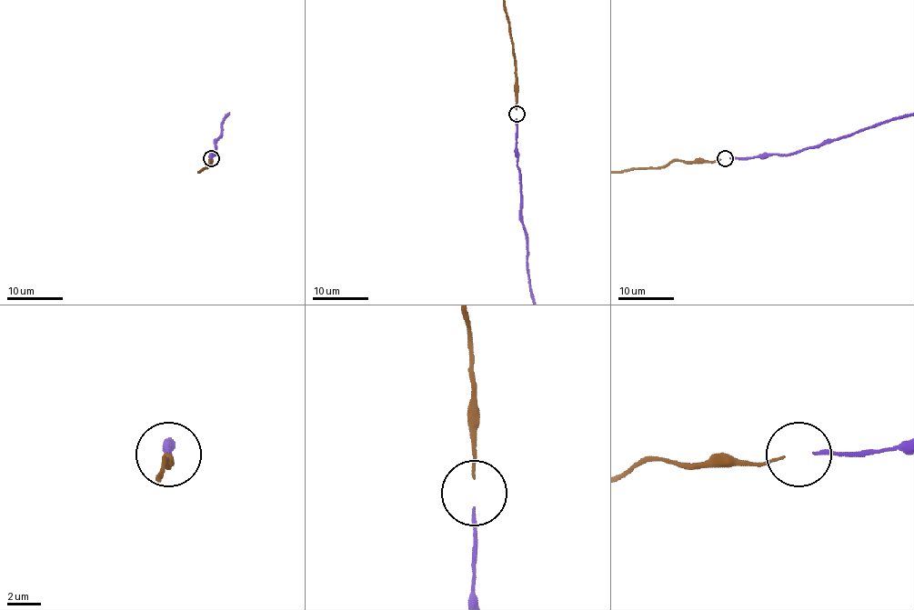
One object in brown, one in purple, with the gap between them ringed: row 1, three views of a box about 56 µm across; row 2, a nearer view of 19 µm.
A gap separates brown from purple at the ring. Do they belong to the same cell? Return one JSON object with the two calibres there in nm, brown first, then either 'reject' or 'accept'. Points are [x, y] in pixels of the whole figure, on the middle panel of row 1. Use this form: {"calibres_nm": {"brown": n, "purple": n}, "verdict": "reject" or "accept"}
{"calibres_nm": {"brown": 140, "purple": 200}, "verdict": "accept"}

